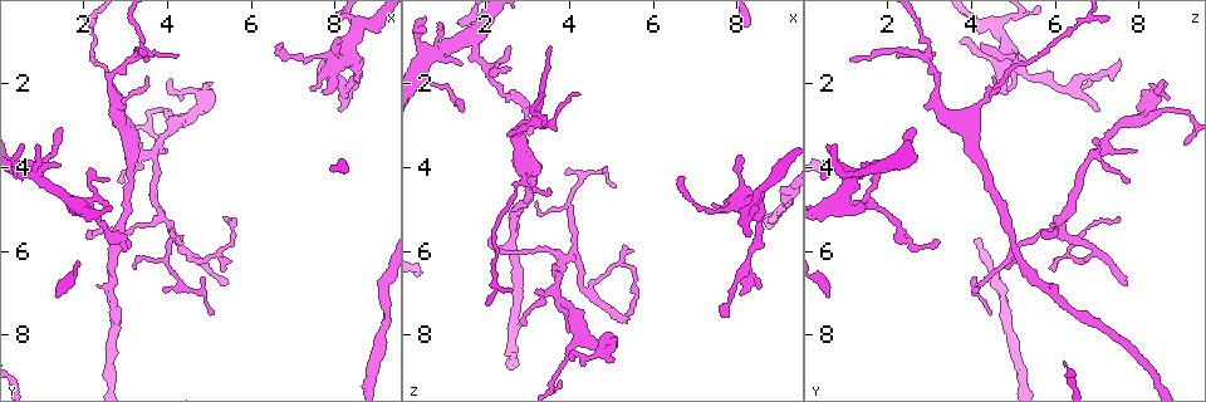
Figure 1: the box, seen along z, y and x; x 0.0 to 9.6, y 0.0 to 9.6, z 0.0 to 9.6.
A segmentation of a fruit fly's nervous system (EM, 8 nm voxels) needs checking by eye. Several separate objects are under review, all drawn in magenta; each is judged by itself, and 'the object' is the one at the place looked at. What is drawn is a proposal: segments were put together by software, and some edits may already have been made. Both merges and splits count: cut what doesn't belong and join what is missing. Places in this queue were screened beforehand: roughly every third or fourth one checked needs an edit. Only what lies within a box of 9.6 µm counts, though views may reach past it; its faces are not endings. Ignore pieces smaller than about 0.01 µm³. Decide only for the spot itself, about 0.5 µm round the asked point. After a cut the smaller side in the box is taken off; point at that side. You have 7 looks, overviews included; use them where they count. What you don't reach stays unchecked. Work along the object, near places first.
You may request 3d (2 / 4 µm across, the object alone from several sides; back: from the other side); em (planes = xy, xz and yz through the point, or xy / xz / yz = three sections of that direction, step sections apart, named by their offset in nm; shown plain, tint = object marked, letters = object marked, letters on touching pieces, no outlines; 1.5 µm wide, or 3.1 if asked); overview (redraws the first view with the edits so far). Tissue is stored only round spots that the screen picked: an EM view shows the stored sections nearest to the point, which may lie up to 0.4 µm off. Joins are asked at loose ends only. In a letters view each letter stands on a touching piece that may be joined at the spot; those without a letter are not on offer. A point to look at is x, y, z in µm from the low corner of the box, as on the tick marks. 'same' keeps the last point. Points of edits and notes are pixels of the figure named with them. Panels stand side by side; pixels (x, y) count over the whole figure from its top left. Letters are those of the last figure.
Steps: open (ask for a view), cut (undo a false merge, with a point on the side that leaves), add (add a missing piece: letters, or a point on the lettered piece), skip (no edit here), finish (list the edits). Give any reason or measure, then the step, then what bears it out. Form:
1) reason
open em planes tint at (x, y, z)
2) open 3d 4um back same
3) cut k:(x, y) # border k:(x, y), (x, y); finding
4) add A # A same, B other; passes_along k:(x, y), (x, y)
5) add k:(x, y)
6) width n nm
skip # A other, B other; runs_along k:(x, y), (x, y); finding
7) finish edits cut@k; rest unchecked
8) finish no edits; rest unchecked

sharp bend
open em xz step 8 tint at (4.35, 2.80, 8.05)

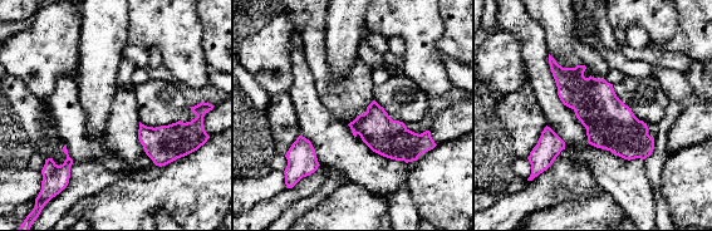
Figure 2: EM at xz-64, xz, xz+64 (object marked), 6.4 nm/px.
open em xz step 8 letters same

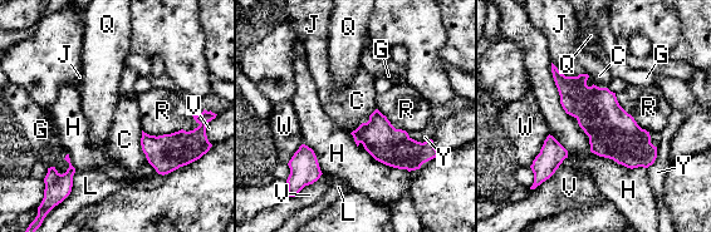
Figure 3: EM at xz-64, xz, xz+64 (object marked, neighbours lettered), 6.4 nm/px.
longest_contact H 900 nm
skip # C other, G other, H other, J other, L other, Q other, R other, V other, W other, Y other; one cell here

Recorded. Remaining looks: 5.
thin end
open em xy step 8 letters at (6.70, 1.05, 4.30)

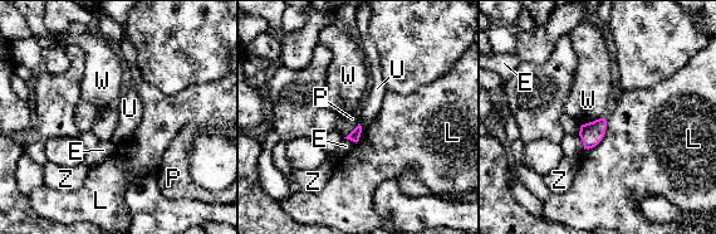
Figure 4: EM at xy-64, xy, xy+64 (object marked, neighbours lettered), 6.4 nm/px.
open em planes letters same

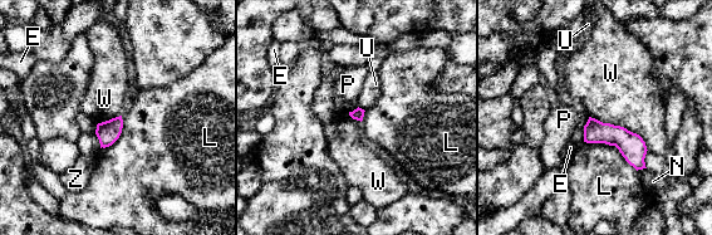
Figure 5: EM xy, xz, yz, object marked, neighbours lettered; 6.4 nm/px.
longest_contact W 440 nm
skip # E other, L other, N other, P other, U other, W other, Z other; none of them fits

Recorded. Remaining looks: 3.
thin end
open 3d 4um at (5.50, 6.75, 7.55)

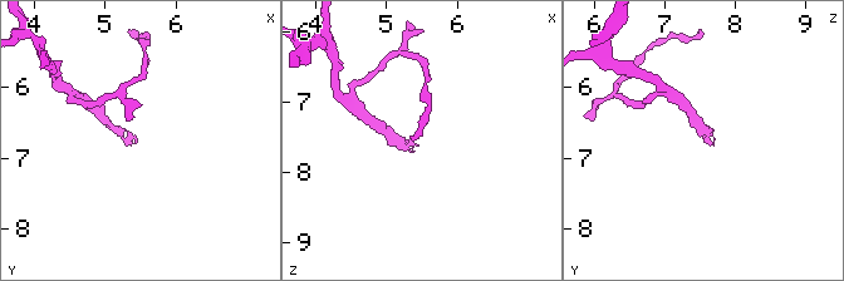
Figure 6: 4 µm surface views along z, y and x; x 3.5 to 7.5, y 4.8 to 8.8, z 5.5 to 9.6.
shape alone is not enough
open em xy step 8 letters at (5.50, 6.80, 7.60)

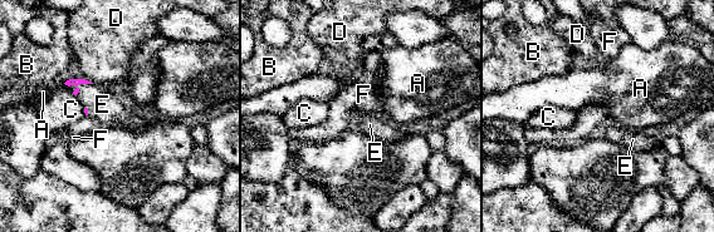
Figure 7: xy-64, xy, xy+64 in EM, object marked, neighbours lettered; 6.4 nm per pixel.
another direction
open em xz step 8 letters same

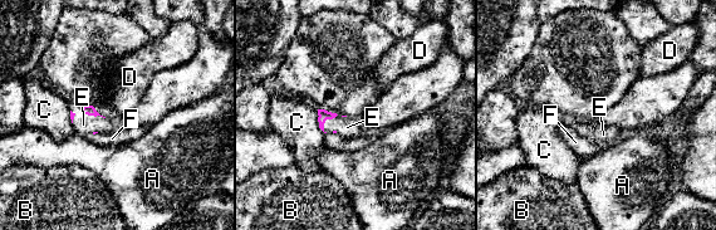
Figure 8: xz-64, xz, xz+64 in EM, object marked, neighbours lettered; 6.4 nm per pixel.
add 8:(83, 125) # A other, B other, C other, D other, E same, F other; it goes on there

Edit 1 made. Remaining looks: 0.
finish edits add@8; rest unchecked

